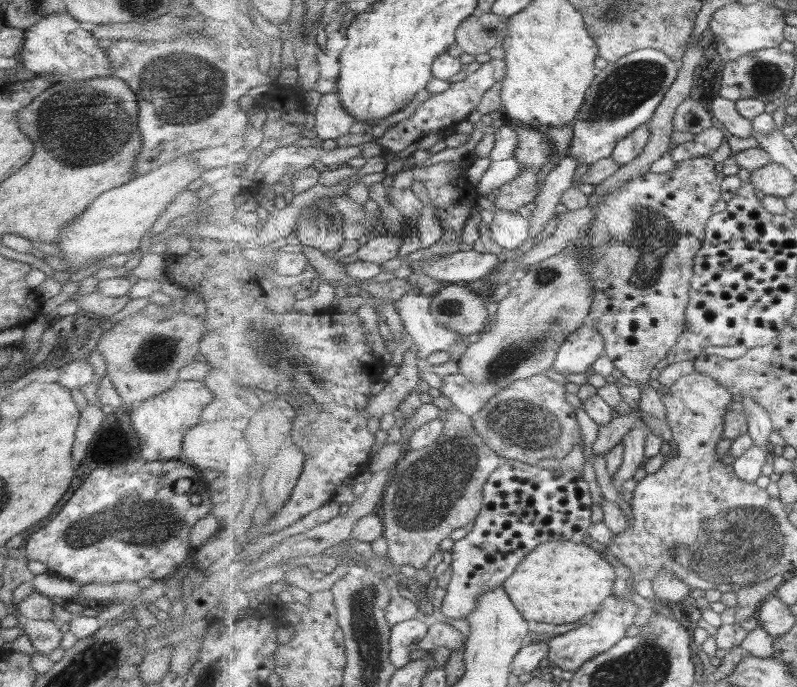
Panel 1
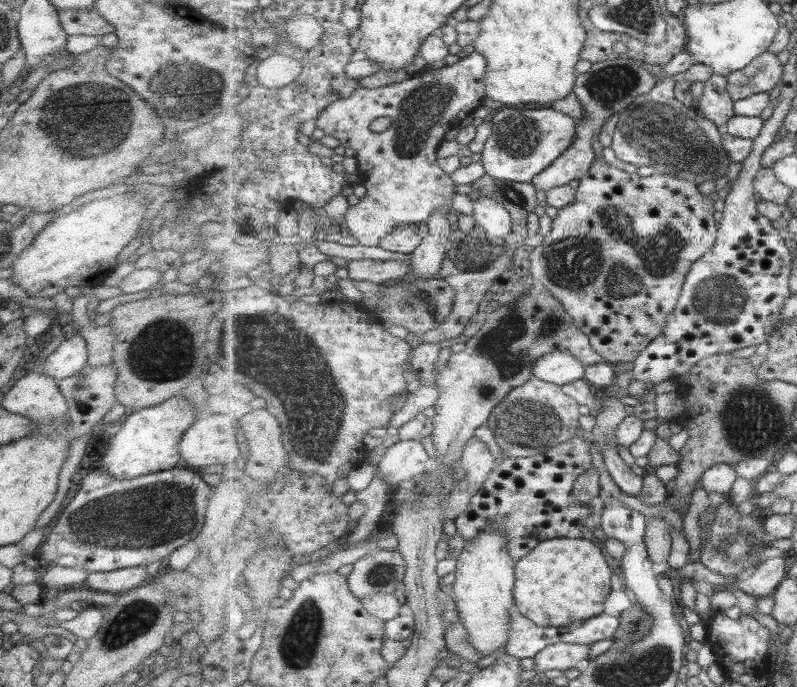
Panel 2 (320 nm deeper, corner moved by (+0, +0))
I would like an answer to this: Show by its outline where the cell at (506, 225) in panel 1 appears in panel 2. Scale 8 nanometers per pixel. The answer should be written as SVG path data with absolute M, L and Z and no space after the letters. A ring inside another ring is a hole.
M480 196L474 201L472 218L485 232L497 238L505 238L513 232L513 218L511 214L491 198Z

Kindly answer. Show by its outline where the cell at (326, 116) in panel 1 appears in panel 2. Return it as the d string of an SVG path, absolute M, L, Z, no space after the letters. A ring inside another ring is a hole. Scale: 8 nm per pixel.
M476 50L469 54L467 57L463 59L459 59L459 61L453 65L447 66L445 65L442 68L437 70L428 70L425 72L421 72L419 74L414 74L410 79L405 80L399 83L391 83L389 86L380 87L380 88L359 88L353 96L347 97L345 99L340 99L339 101L329 105L319 117L316 119L316 126L323 130L327 136L331 136L337 140L339 140L340 144L344 148L351 148L356 151L355 158L358 162L357 164L357 173L360 176L360 183L366 187L367 195L365 200L359 201L354 206L349 208L347 214L345 214L345 218L343 221L345 222L344 226L341 223L336 223L337 226L341 226L344 231L349 232L353 235L353 238L358 241L358 244L362 244L363 246L374 247L380 246L380 242L387 236L388 234L393 233L399 225L413 225L418 223L428 223L429 218L431 218L431 214L437 210L437 208L445 208L445 210L453 211L451 207L450 196L455 194L455 190L453 186L455 186L456 182L450 177L449 171L447 170L448 166L441 160L438 159L438 153L440 147L445 142L445 134L449 132L449 130L459 128L461 121L465 120L467 116L472 116L473 113L479 106L483 105L487 92L486 86L486 78L488 77L488 60L485 59L485 55L477 52ZM381 117L390 118L391 126L386 131L375 134L375 132L371 132L371 128L369 125L373 120Z

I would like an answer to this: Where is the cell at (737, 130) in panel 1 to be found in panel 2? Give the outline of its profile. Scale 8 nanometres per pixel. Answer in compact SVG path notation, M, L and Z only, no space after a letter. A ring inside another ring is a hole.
M717 74L705 83L703 95L694 106L703 116L723 129L736 116L734 101L728 92L728 78Z

